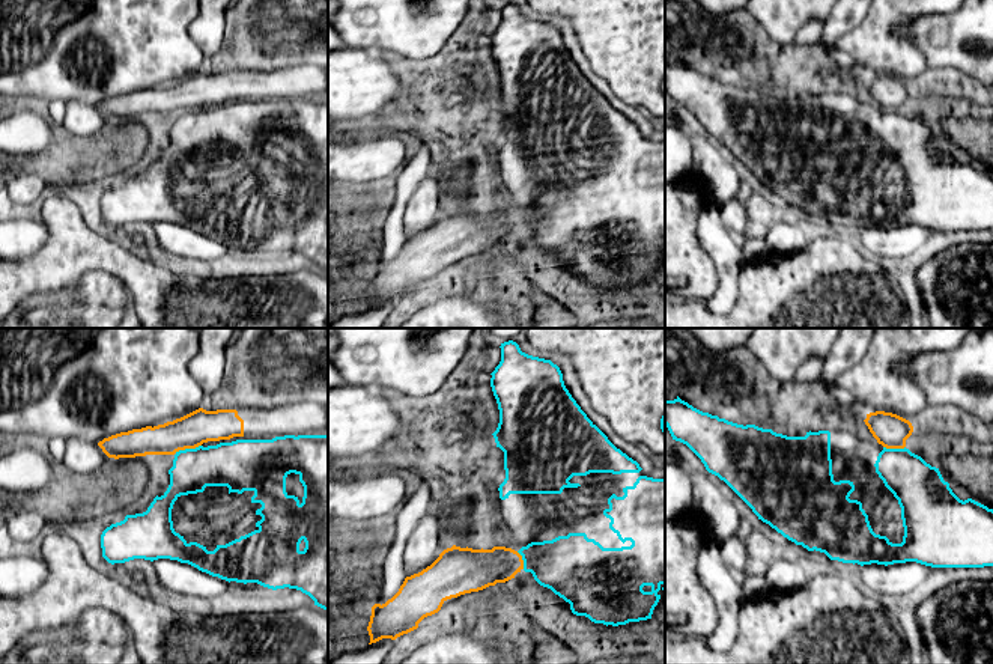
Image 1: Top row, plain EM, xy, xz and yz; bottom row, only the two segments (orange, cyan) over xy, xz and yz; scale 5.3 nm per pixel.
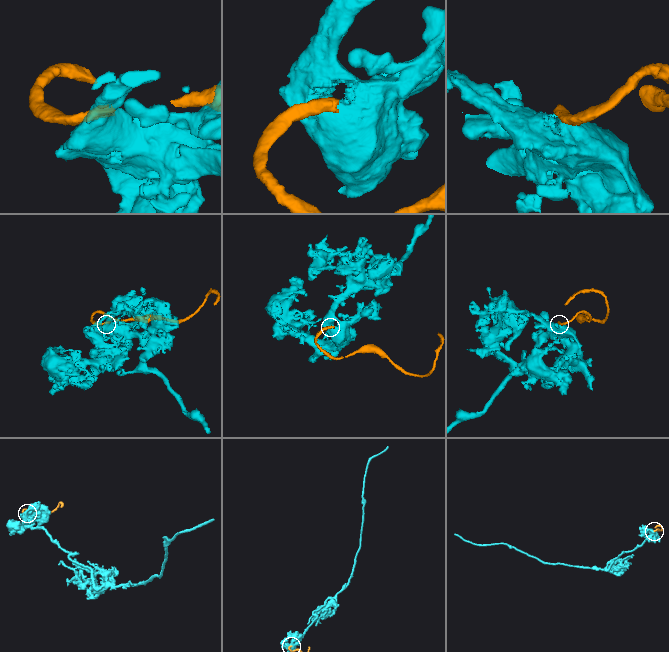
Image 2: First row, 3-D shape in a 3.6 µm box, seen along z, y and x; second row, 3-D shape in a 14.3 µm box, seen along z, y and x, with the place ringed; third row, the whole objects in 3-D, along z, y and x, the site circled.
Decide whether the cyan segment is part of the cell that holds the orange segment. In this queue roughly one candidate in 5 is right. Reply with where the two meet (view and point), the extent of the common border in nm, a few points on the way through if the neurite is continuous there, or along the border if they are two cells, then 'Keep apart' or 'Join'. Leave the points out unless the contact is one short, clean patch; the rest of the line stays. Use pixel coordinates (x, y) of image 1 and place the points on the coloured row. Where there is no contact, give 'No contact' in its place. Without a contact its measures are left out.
Touches orange at xy (187, 447). Shared border 150 nm. Boundary: xy (200, 444), (175, 452). Keep apart

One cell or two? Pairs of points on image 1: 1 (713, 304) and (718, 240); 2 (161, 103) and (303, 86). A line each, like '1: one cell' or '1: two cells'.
1: one cell
2: one cell

